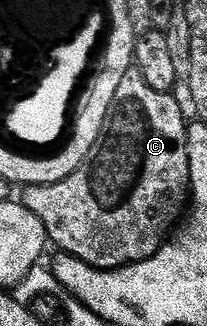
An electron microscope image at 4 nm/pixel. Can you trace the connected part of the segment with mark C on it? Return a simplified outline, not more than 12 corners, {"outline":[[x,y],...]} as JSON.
{"outline":[[137,69],[88,157],[20,202],[101,271],[152,257],[190,199],[188,119]]}

